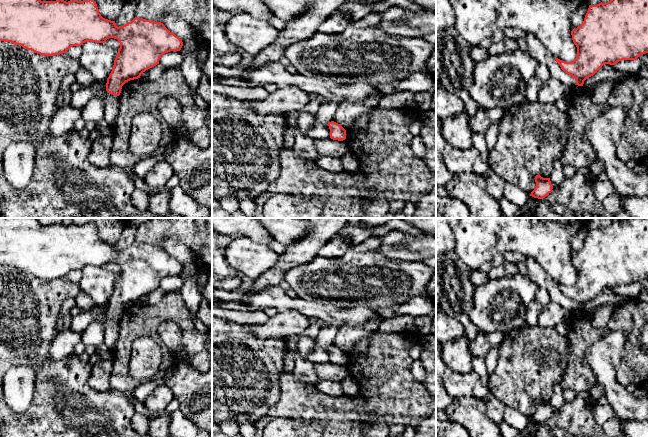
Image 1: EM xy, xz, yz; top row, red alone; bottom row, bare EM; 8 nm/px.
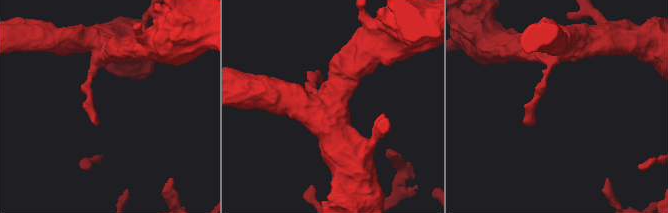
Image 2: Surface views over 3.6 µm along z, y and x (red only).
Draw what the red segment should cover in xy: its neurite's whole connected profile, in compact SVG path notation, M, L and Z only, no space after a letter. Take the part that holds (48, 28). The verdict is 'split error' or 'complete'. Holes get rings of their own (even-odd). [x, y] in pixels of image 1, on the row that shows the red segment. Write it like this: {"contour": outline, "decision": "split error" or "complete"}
{"contour": "M0 0L0 41L20 45L37 54L44 56L60 55L66 53L73 46L81 46L88 41L105 43L109 38L117 39L120 43L113 69L106 83L106 91L115 96L120 95L122 86L126 82L140 78L143 72L159 64L163 54L170 51L180 51L183 46L182 39L170 32L161 22L135 17L131 22L118 27L115 21L101 16L94 0L70 0L68 2L64 0Z", "decision": "complete"}

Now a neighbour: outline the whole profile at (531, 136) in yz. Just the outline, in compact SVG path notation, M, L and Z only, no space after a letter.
M527 102L511 106L500 121L495 146L489 151L491 169L505 182L517 185L529 195L536 186L535 176L550 178L553 163L569 145L569 116L555 104Z

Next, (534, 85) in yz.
M533 75L526 81L525 98L531 103L537 102L543 84L544 82L538 76Z

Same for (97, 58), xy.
M90 41L81 46L82 54L78 59L80 67L89 71L95 81L107 80L113 69L118 50L107 47L105 43Z

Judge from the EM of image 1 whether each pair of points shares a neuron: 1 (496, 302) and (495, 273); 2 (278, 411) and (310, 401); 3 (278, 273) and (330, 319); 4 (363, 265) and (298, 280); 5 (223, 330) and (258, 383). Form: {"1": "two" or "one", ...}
{"1": "two", "2": "one", "3": "two", "4": "one", "5": "one"}

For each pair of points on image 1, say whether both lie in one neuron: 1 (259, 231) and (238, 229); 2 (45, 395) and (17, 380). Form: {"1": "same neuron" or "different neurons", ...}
{"1": "same neuron", "2": "different neurons"}

